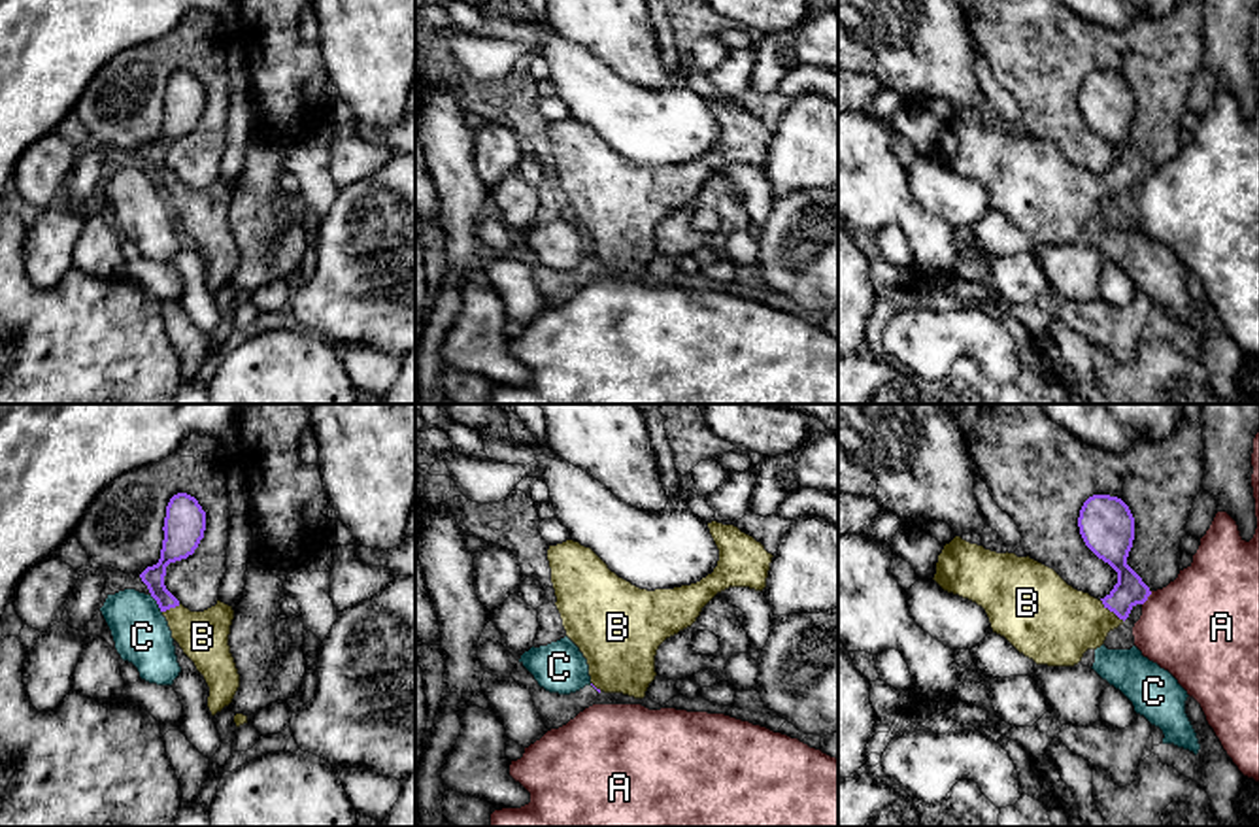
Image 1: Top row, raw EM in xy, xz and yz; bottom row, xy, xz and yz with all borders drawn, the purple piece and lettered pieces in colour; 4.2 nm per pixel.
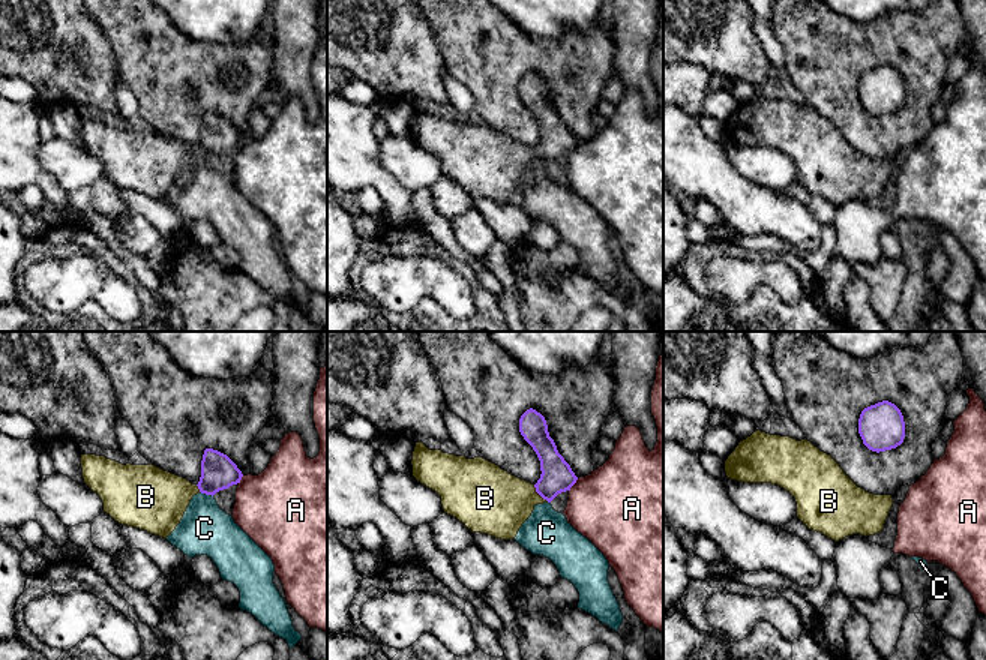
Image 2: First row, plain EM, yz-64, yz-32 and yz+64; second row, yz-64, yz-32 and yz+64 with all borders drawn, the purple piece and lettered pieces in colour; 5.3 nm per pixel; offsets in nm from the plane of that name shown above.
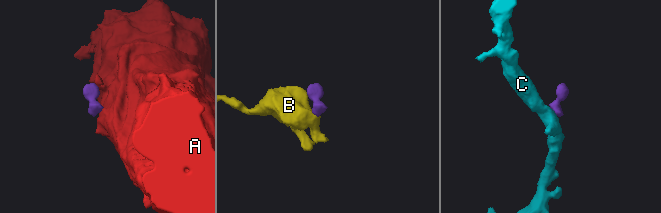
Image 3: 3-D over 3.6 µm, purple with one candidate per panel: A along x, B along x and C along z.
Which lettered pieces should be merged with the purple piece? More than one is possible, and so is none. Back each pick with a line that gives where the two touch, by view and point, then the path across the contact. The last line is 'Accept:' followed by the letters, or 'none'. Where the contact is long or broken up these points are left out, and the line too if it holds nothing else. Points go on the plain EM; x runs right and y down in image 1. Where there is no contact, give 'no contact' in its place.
B: contact yz (1112, 187); way yz (1129, 167), (1112, 187), (1086, 199), (1056, 201)
Accept: B

